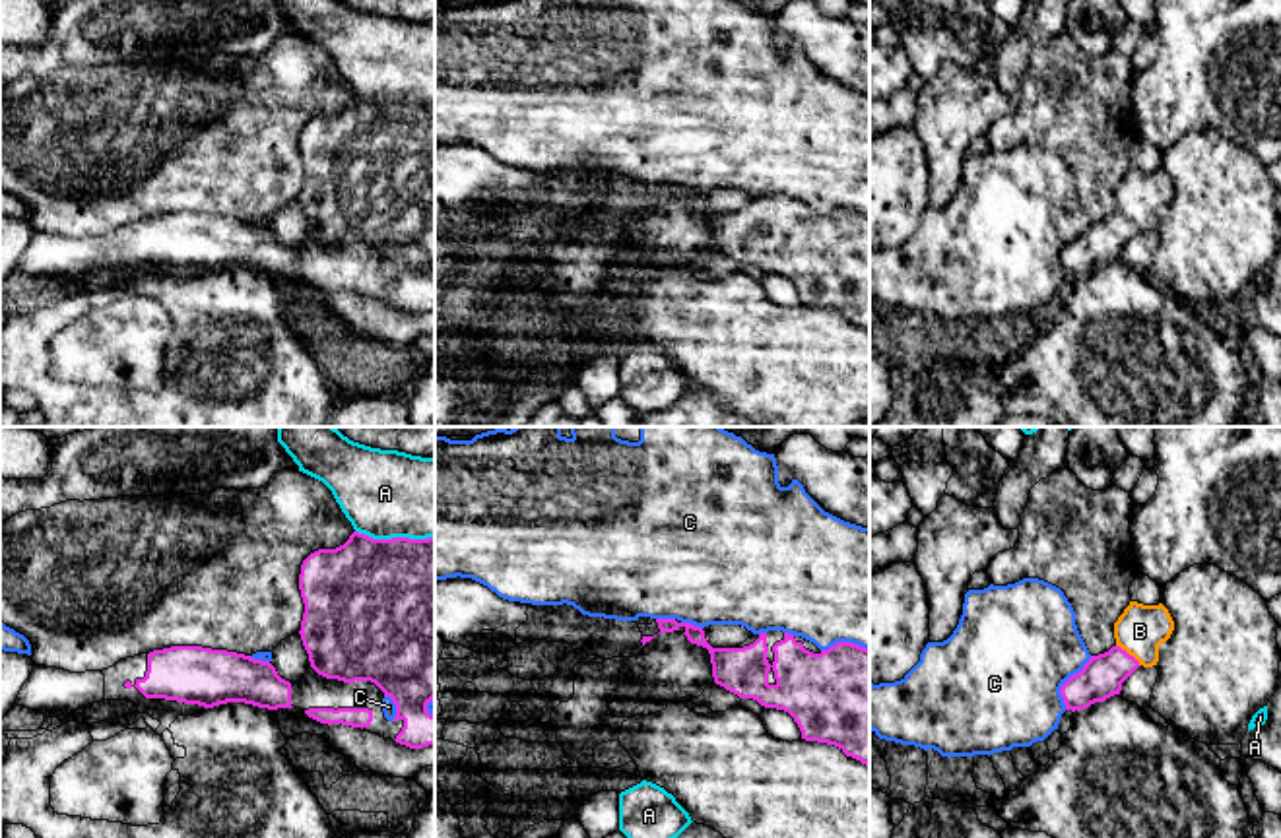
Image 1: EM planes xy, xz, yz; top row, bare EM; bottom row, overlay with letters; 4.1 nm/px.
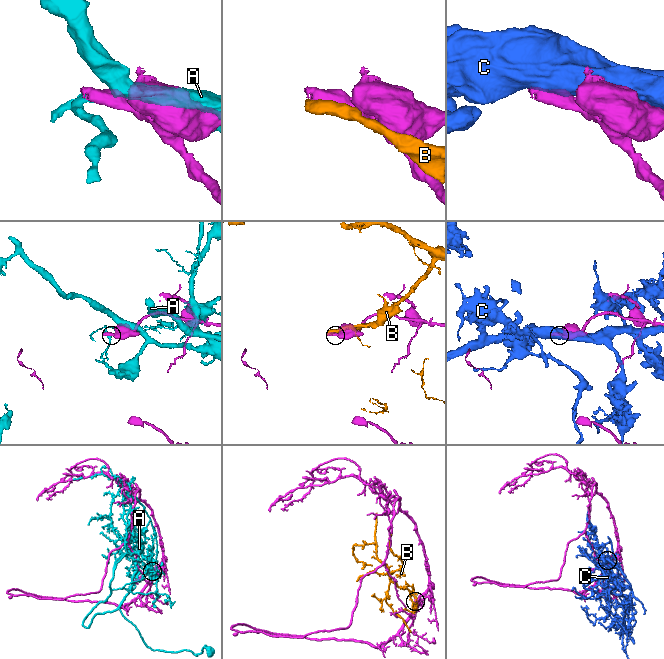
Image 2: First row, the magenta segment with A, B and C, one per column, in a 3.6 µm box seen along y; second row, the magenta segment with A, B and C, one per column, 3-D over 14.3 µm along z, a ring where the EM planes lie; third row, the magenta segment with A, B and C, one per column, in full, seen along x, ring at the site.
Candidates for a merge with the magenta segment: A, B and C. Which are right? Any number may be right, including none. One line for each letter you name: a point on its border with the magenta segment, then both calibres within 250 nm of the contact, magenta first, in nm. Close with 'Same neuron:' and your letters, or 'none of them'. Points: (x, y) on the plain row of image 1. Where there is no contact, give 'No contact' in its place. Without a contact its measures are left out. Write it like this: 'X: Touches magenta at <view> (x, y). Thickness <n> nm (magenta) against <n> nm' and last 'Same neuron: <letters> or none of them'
Same neuron: none of them

